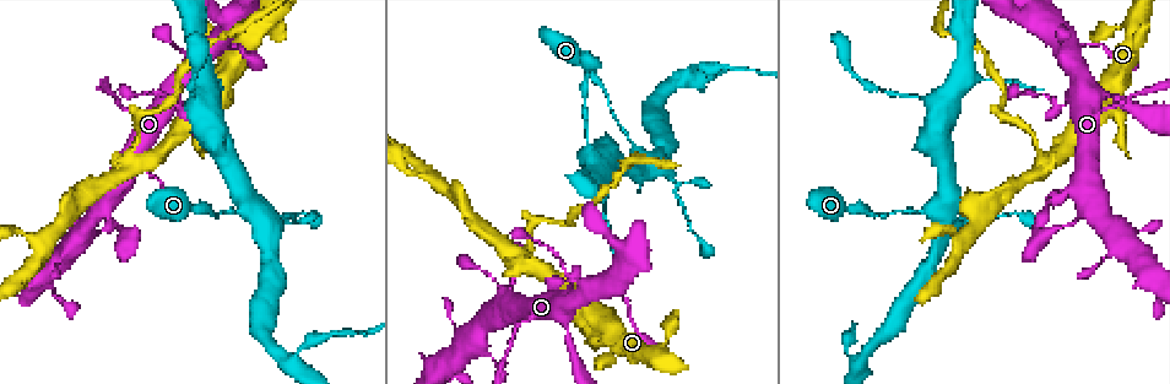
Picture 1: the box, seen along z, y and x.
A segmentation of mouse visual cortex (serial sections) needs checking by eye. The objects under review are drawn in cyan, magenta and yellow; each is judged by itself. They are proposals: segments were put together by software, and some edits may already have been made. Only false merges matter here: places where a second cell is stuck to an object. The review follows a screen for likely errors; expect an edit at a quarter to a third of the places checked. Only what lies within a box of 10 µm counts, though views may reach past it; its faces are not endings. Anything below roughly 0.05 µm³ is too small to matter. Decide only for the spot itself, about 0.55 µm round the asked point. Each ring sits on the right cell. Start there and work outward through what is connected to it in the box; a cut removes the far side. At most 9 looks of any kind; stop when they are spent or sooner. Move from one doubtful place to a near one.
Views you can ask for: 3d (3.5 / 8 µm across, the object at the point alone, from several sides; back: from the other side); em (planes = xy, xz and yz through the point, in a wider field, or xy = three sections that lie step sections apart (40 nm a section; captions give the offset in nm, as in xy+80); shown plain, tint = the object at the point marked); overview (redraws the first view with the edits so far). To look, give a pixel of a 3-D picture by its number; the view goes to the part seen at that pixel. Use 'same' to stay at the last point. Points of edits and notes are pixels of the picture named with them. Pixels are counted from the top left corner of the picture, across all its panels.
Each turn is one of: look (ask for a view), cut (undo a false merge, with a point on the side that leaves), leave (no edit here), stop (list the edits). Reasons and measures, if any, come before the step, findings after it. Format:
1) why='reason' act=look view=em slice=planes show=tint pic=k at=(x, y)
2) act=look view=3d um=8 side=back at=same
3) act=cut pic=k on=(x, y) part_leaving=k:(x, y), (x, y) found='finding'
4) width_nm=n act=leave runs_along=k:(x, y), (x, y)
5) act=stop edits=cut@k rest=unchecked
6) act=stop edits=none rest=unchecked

why='sharp bend' act=look view=3d um=8 pic=1 at=(1062, 106)

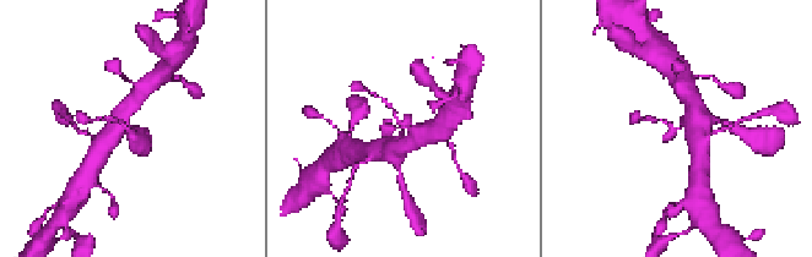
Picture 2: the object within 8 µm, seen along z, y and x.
why='now the EM' act=look view=em slice=xy step=3 show=tint at=same

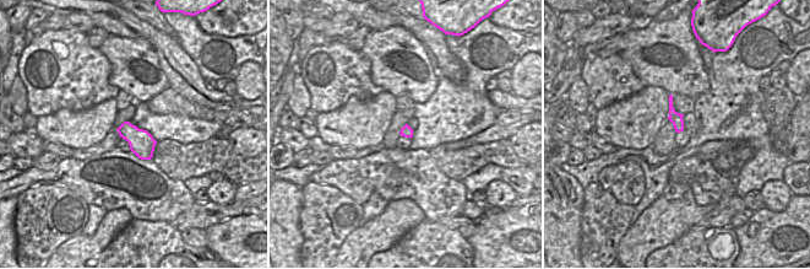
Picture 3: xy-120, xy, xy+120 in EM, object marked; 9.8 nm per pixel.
act=cut pic=2 on=(389, 105) found='two cells meet here'

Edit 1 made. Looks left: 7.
why='redraw' act=look view=overview

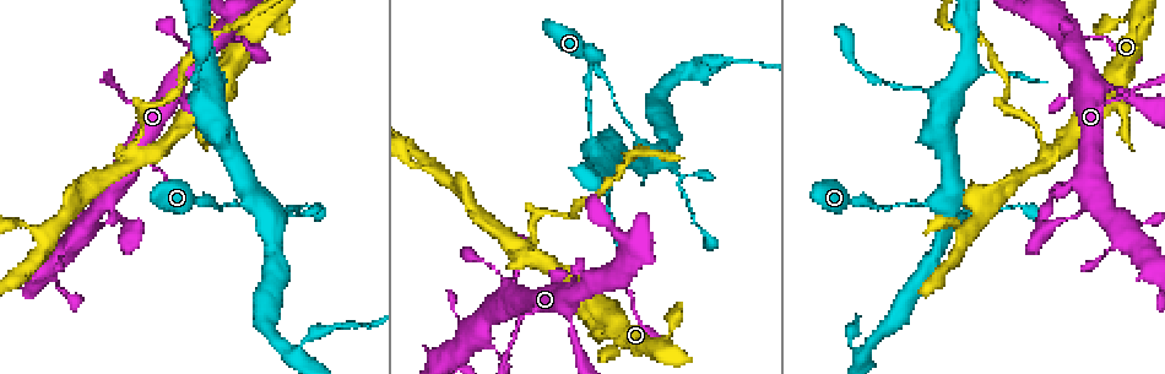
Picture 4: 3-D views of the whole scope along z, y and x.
why='three-way junction' act=look view=3d um=8 pic=4 at=(531, 257)

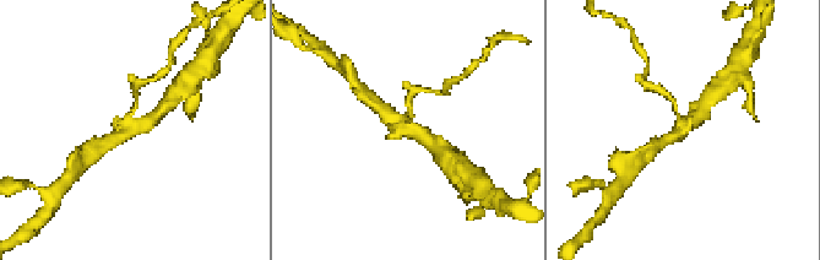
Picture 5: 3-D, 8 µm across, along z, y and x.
act=look view=3d um=3.5 at=same

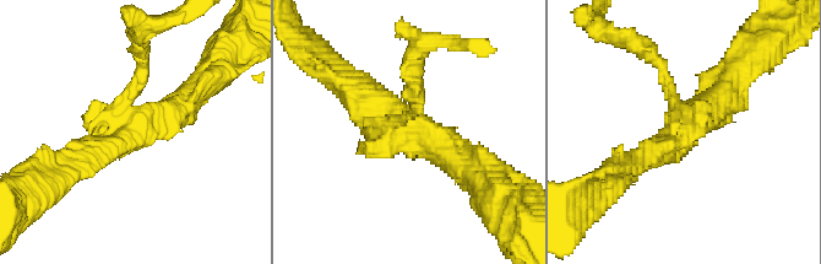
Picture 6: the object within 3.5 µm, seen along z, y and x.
act=cut pic=6 on=(662, 63) part_leaving=6:(675, 109), (647, 48), (605, 33) found='two cells meet here'

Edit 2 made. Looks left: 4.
act=look view=overview

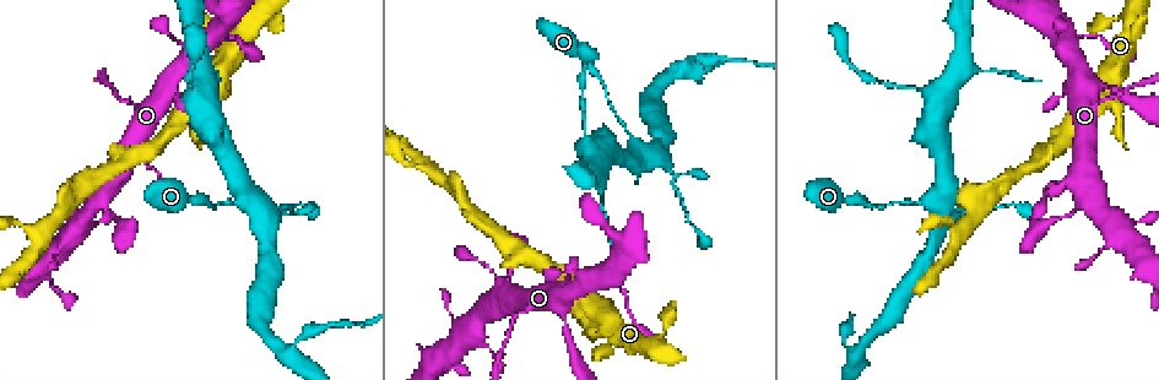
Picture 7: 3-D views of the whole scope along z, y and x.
act=look view=3d um=3.5 pic=7 at=(642, 150)

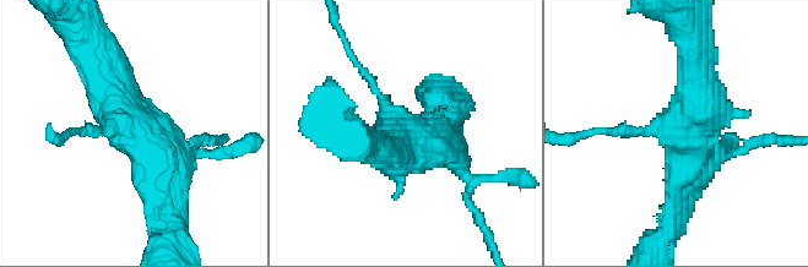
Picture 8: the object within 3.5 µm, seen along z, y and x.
why='now the EM' act=look view=em slice=xy step=3 show=tint pic=8 at=(402, 133)

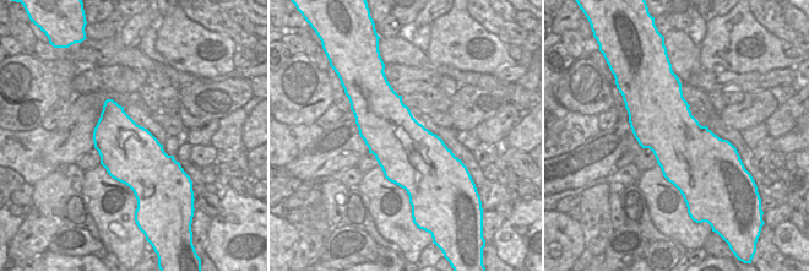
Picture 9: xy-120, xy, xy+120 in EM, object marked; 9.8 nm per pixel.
why='cut it another way' act=look view=em slice=xy step=1 show=tint at=same

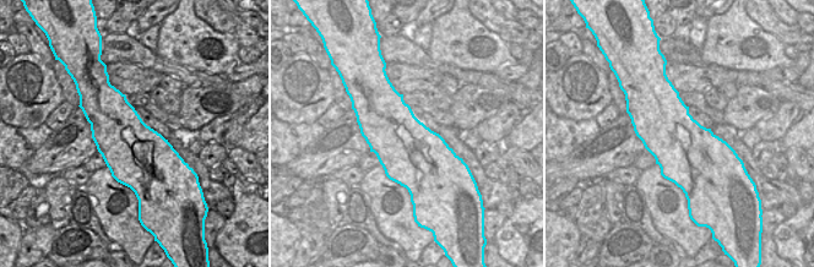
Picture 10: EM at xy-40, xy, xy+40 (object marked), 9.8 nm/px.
act=leave runs_along=8:(83, 130), (125, 126), (158, 159), (162, 201) found='continuous, no second cell'

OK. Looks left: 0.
act=stop edits=cut@2,cut@6 rest=unchecked

